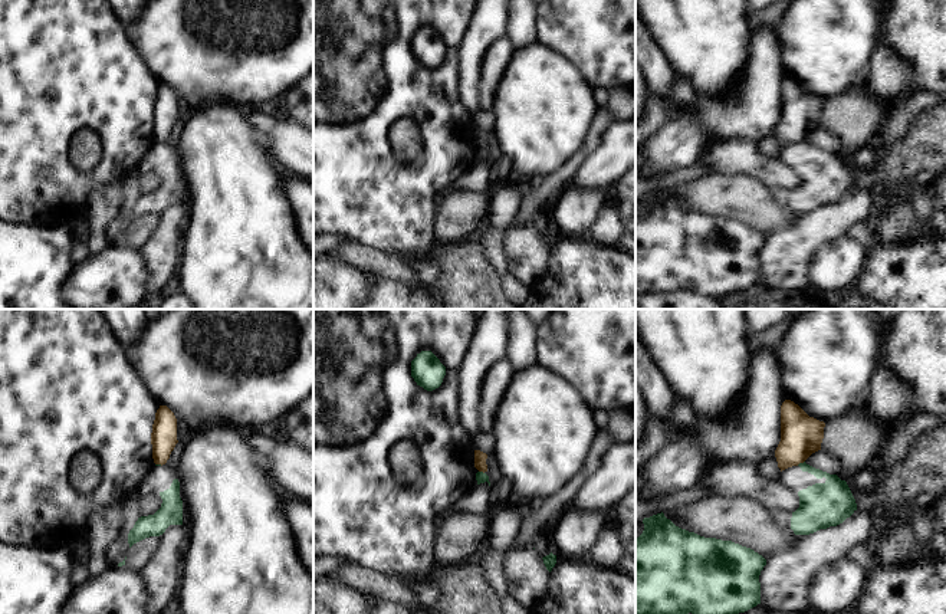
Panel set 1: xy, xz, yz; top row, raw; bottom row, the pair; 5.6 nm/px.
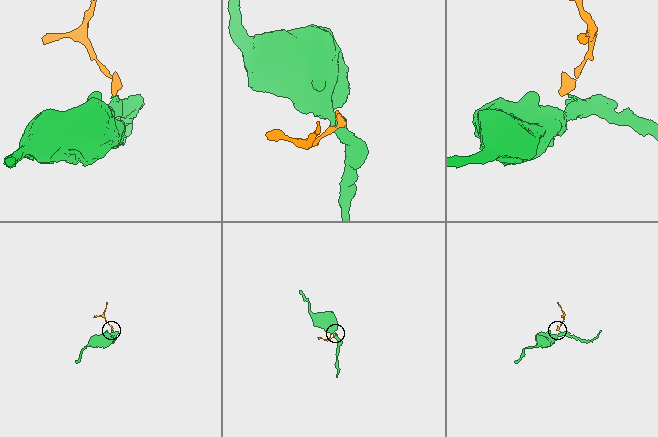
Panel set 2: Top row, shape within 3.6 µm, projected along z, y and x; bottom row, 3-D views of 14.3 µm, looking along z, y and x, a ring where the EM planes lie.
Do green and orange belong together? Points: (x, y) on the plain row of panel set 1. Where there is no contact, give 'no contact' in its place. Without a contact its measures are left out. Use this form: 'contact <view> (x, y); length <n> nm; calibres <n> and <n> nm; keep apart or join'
contact yz (800, 141); length 50 nm; calibres 220 and 240 nm; keep apart

